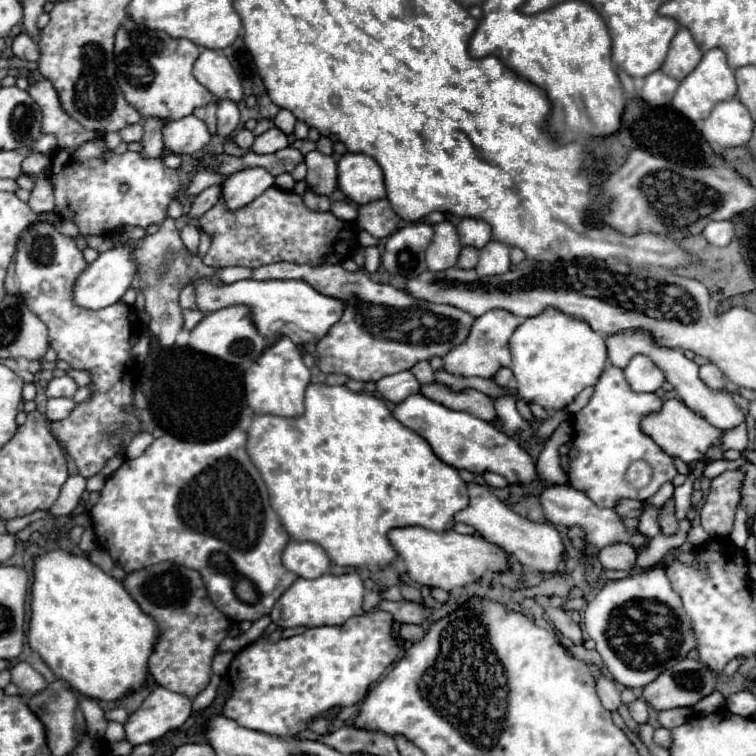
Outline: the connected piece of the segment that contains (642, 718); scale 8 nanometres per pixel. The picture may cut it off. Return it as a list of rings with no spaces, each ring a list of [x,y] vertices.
[[[642,699],[630,703],[628,709],[630,709],[630,715],[632,715],[632,719],[634,719],[636,723],[646,723],[646,721],[648,721],[648,705],[646,705]]]

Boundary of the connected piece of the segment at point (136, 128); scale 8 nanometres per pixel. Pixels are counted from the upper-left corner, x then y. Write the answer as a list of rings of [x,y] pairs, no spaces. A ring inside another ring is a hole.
[[[140,123],[126,125],[126,127],[124,127],[124,129],[120,129],[118,133],[120,133],[120,137],[122,137],[122,141],[124,141],[124,143],[140,141],[140,137],[142,137],[142,125],[140,125]]]

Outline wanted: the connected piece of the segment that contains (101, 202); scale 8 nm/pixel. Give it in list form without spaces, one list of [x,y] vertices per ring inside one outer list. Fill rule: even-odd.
[[[44,77],[28,89],[32,99],[40,105],[42,125],[46,133],[58,137],[60,155],[68,155],[68,161],[54,161],[50,181],[56,195],[56,213],[64,219],[70,219],[78,225],[80,233],[86,235],[110,235],[120,225],[162,225],[170,201],[180,191],[180,179],[176,169],[168,169],[160,159],[142,159],[138,153],[112,155],[104,149],[104,133],[86,131],[80,123],[68,117],[58,103],[58,95],[52,83]],[[126,183],[128,191],[120,191],[120,185]]]

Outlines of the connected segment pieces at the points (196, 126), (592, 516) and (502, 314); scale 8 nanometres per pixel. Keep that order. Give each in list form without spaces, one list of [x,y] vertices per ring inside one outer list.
[[[182,117],[176,121],[168,121],[162,127],[162,139],[164,139],[164,147],[170,153],[176,155],[190,155],[200,151],[208,141],[210,141],[210,133],[206,129],[206,125],[194,117]]]
[[[546,485],[544,491],[542,491],[542,497],[540,497],[540,503],[542,503],[544,517],[550,523],[554,523],[554,525],[580,525],[580,527],[584,527],[584,531],[588,535],[588,541],[590,541],[588,557],[596,555],[602,547],[612,545],[612,543],[628,543],[634,549],[640,549],[640,547],[648,545],[648,541],[650,541],[640,531],[628,529],[624,519],[614,509],[596,507],[582,491],[576,491],[570,485]]]
[[[494,309],[478,317],[466,337],[464,343],[456,345],[450,349],[442,361],[444,361],[444,371],[448,371],[454,377],[484,377],[484,379],[494,379],[498,369],[502,367],[500,355],[504,355],[504,345],[506,345],[506,363],[510,363],[510,351],[508,351],[508,339],[516,331],[518,325],[522,325],[524,319],[516,317],[504,309]]]

